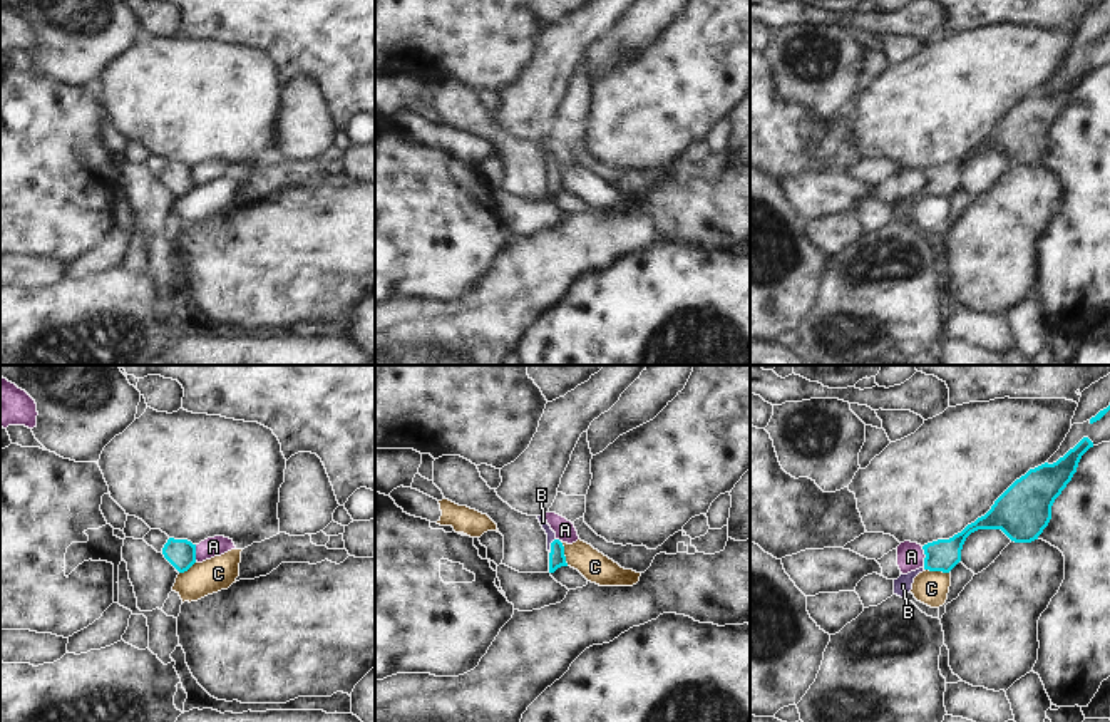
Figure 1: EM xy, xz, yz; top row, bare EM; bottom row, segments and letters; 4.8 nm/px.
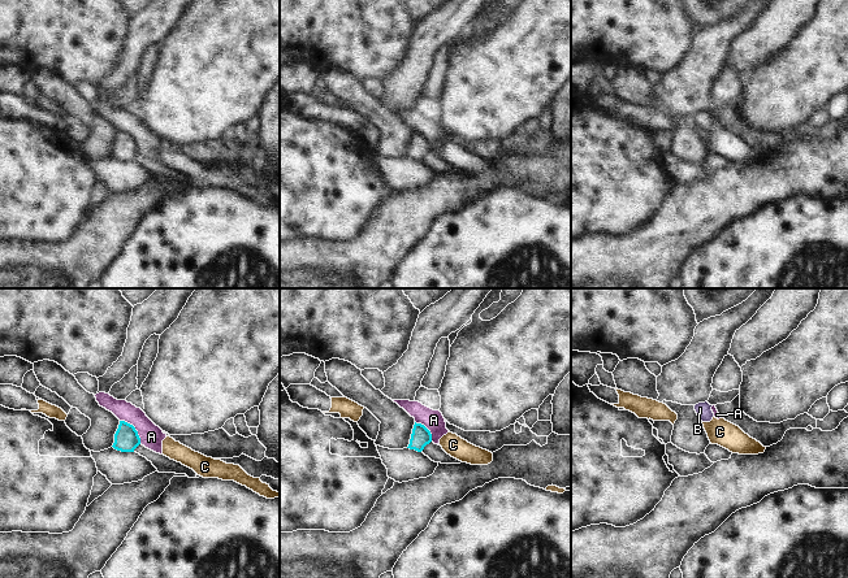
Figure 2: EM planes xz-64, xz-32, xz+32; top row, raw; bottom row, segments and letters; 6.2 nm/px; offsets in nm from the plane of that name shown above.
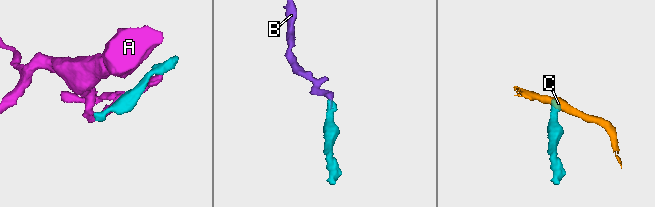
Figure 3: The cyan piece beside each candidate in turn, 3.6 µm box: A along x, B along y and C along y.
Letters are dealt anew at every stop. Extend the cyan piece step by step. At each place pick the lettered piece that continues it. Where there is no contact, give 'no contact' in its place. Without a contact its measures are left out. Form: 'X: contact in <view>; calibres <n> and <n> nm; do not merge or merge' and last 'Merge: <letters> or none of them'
A: contact in yz; calibres 160 and 130 nm; do not merge
B: contact in xz; calibres 80 and 50 nm; merge
C: contact in xz; calibres 80 and 150 nm; do not merge
Merge: B

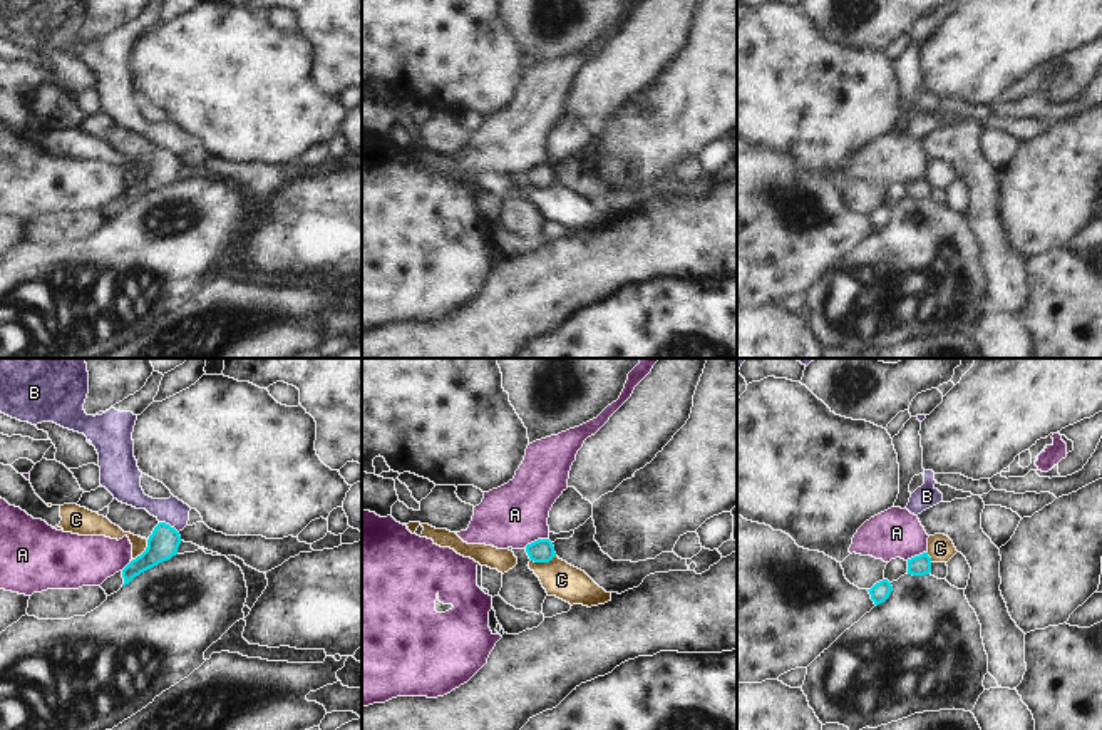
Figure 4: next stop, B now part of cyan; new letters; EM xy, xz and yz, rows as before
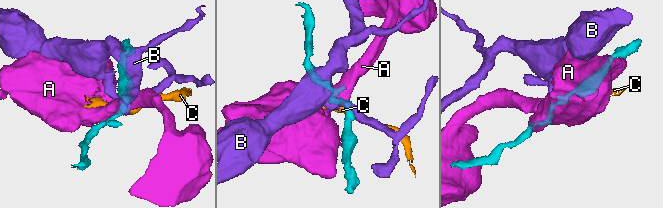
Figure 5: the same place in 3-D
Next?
A: contact in xz; calibres 110 and 300 nm; do not merge
B: contact in xy; calibres 150 and 130 nm; do not merge
C: contact in xy; calibres 150 and 100 nm; do not merge
Merge: none of them

